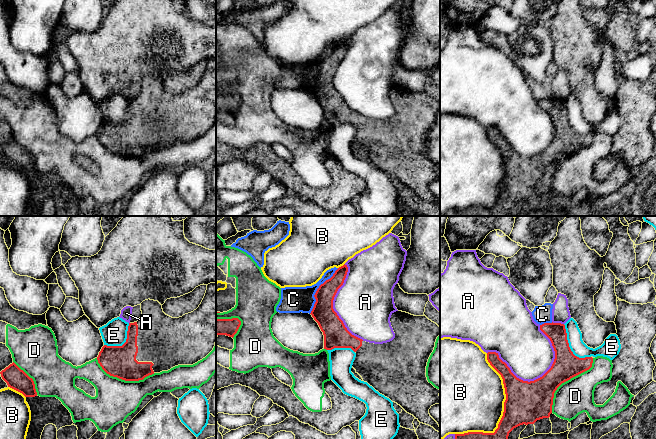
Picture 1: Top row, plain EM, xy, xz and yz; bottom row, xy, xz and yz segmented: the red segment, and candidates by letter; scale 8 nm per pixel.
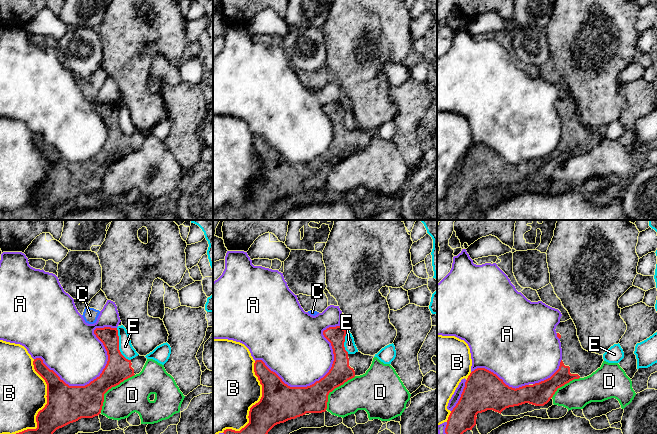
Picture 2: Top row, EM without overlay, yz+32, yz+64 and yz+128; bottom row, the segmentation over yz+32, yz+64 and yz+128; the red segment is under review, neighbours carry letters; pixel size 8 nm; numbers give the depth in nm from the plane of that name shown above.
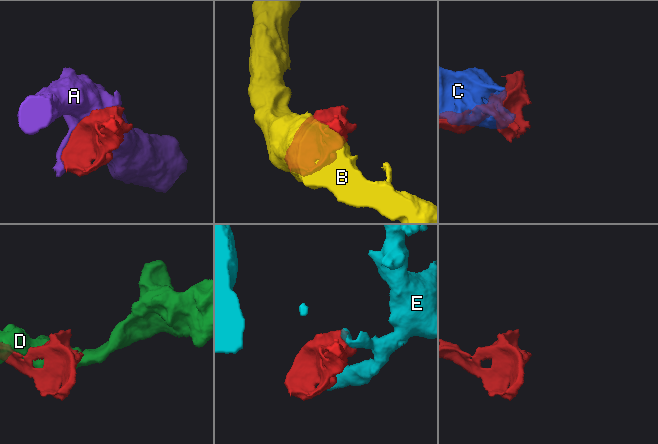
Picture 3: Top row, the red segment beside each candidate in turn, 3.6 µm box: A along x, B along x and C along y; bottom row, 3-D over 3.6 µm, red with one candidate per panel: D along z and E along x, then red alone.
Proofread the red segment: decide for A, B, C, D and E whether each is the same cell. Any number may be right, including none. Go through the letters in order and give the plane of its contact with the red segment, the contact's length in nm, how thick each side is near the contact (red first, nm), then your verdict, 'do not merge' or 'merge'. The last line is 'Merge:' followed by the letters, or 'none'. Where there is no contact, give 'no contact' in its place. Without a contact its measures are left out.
A: contact in yz; length 550 nm; calibres 340 and 400 nm; do not merge
B: contact in yz; length 700 nm; calibres 340 and 480 nm; do not merge
C: contact in xz; length 440 nm; calibres 180 and 200 nm; do not merge
D: contact in yz; length 550 nm; calibres 240 and 280 nm; do not merge
E: contact in yz; length 340 nm; calibres 220 and 130 nm; do not merge
Merge: none

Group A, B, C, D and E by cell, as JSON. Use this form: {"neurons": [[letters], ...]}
{"neurons": [["A"], ["B"], ["C"], ["D"], ["E"]]}

